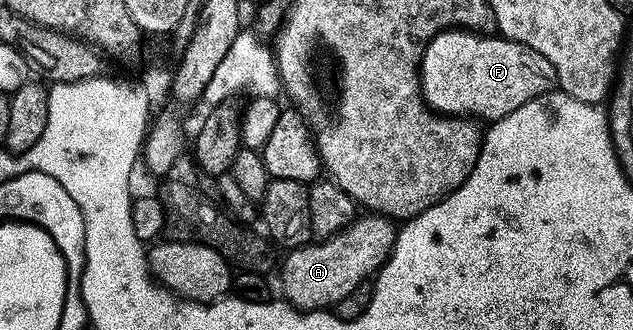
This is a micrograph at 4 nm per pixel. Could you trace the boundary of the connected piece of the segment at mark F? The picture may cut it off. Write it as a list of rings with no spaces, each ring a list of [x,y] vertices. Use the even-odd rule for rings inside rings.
[[[446,30],[434,36],[429,44],[425,47],[425,52],[421,56],[421,95],[428,107],[432,111],[443,116],[464,116],[466,118],[476,118],[481,122],[492,122],[501,120],[507,114],[511,114],[511,110],[519,110],[519,106],[523,106],[527,102],[531,102],[535,98],[545,96],[548,92],[557,88],[557,71],[551,62],[547,62],[547,58],[543,58],[543,54],[539,54],[535,50],[531,50],[527,46],[523,46],[514,40],[506,40],[500,34],[478,34],[475,32],[467,32],[464,30]]]

